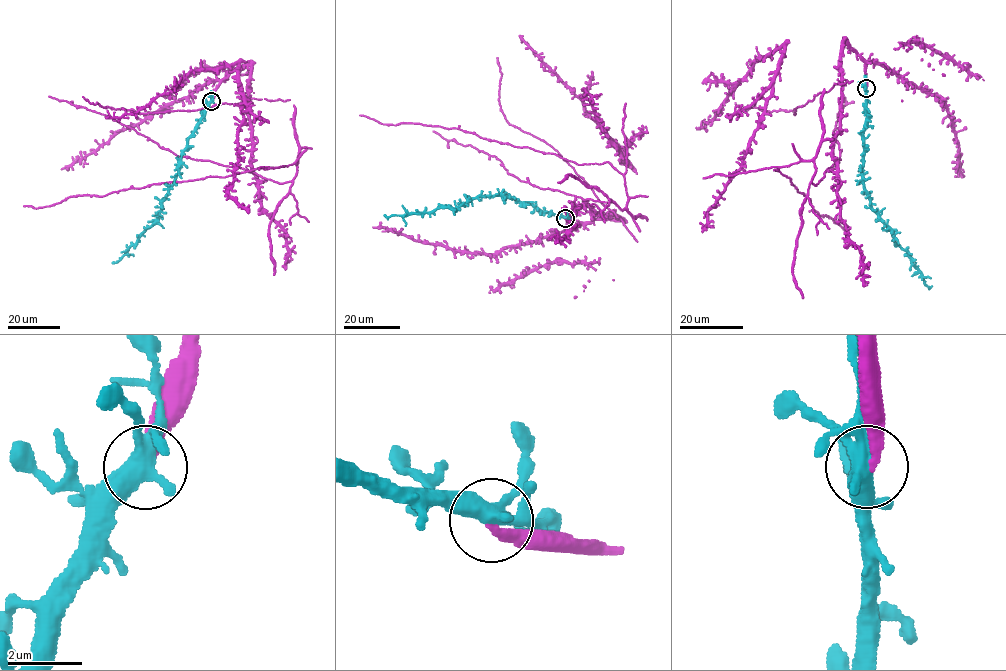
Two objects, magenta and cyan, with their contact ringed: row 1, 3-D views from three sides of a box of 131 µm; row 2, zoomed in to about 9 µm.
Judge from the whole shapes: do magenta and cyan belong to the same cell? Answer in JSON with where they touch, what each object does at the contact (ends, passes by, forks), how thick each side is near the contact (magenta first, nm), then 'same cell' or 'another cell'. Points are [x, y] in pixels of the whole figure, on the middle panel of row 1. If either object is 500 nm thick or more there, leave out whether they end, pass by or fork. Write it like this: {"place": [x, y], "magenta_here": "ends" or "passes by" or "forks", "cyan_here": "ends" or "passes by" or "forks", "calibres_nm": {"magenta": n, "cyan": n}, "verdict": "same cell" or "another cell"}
{"place": [565, 218], "magenta_here": "ends", "cyan_here": "passes by", "calibres_nm": {"magenta": 280, "cyan": 480}, "verdict": "same cell"}

